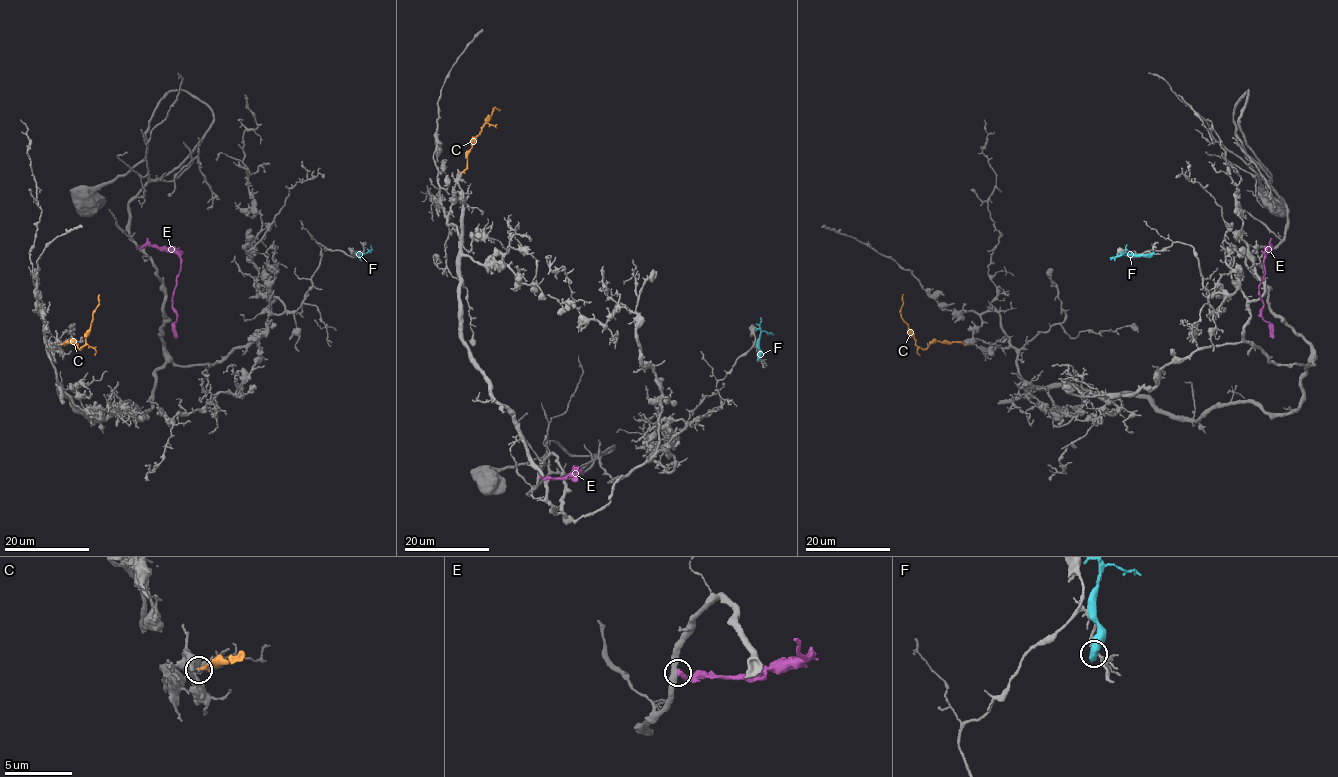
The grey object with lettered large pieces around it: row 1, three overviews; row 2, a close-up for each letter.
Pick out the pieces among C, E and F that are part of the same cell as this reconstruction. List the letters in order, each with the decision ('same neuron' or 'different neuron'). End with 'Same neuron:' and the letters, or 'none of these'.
C: different neuron
E: different neuron
F: different neuron
Same neuron: none of these

